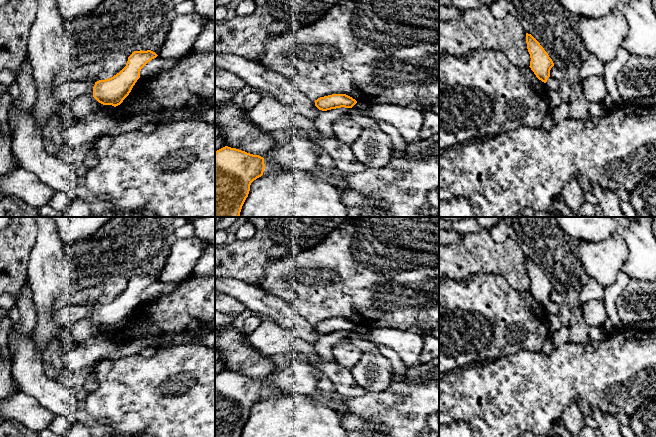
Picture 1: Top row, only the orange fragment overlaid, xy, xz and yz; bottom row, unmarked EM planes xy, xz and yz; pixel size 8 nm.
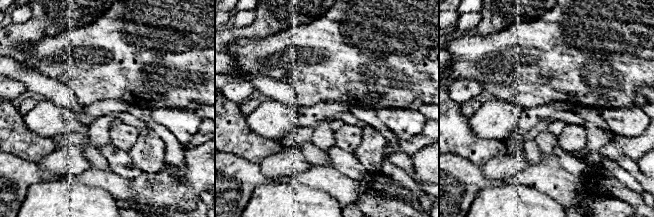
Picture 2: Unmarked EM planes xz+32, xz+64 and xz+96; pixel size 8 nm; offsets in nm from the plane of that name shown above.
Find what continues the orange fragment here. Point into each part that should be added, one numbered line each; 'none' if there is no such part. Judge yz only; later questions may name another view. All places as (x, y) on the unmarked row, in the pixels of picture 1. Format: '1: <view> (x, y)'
none

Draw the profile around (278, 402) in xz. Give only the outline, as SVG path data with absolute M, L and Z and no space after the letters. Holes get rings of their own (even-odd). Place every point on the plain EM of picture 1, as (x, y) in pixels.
M265 391L263 399L254 404L240 437L347 437L341 416L308 395Z

